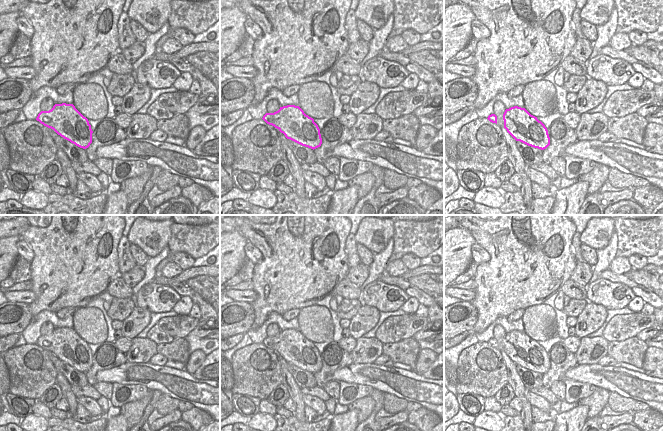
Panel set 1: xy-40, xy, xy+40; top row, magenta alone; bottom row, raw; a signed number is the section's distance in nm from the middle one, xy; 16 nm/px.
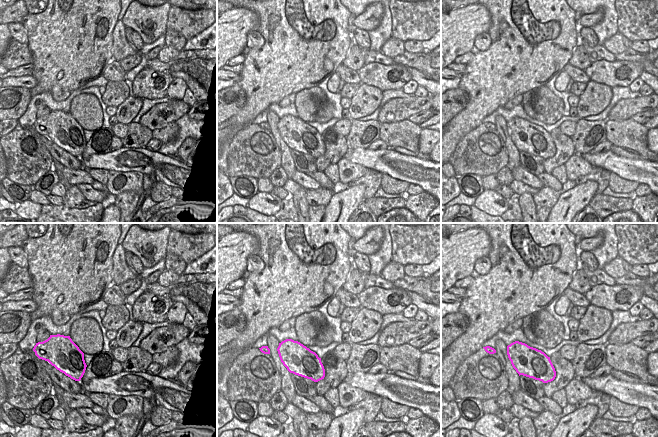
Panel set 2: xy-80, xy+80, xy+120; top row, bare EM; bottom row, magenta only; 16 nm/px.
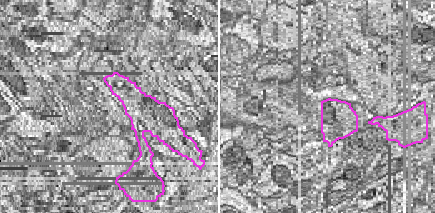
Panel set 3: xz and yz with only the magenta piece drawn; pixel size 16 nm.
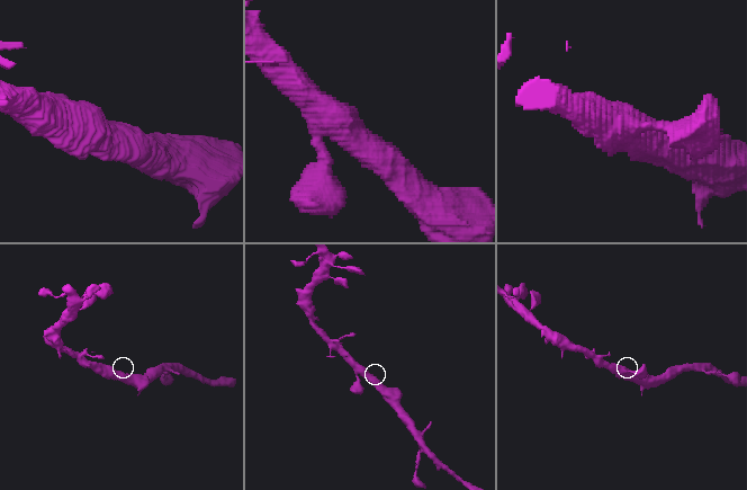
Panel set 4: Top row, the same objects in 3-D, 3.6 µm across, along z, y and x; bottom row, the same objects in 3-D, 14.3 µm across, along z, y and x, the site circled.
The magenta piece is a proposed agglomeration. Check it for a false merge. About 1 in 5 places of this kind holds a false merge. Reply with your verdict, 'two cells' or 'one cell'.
one cell

